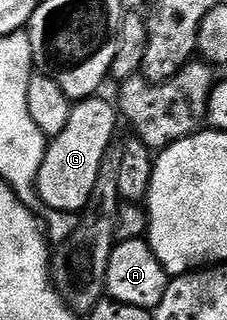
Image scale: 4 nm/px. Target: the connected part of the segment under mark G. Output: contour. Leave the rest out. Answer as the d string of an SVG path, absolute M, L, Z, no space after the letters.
M90 97L74 102L71 118L67 120L63 133L48 140L36 182L37 195L46 208L84 212L91 189L95 189L95 181L99 177L99 165L103 165L103 157L114 146L117 119L119 123L118 108L110 100L109 104L101 98Z

